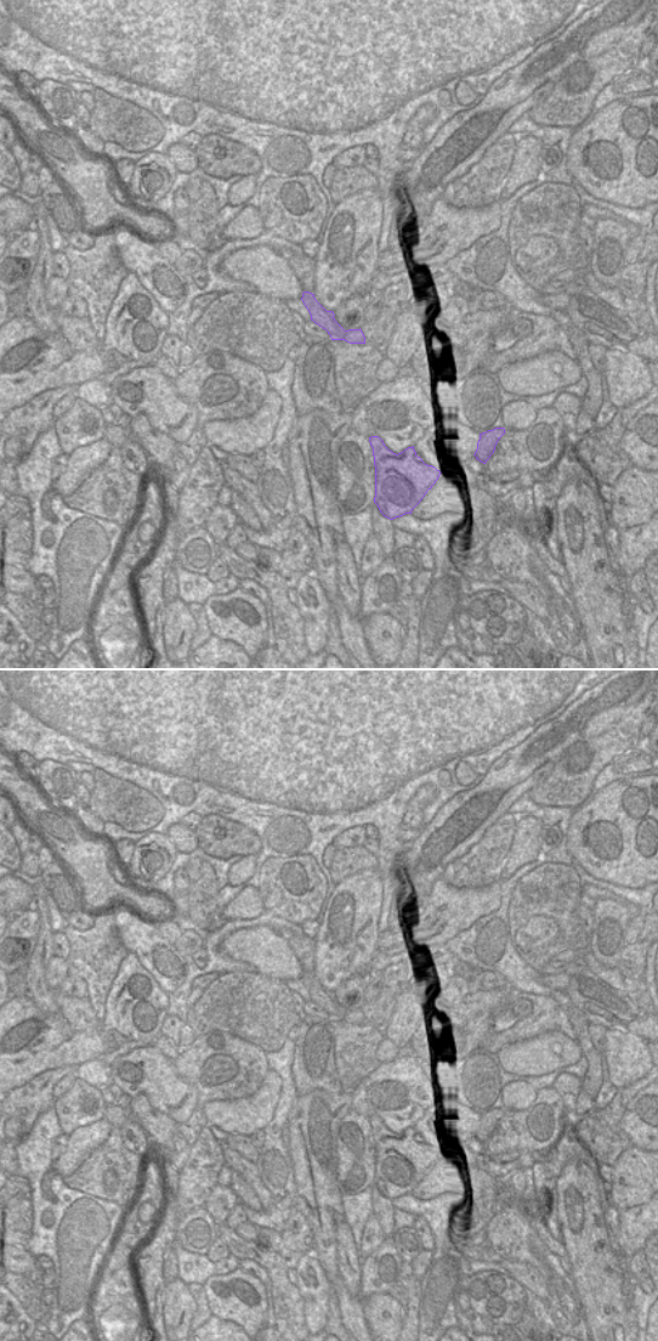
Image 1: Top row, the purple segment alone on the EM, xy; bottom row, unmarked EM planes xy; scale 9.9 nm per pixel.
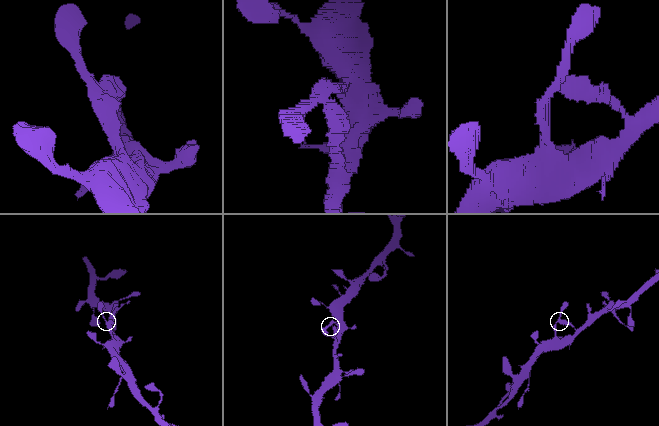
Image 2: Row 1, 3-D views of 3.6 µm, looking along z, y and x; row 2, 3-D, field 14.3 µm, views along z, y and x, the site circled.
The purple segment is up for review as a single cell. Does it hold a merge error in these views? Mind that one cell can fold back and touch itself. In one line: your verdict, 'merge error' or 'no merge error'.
no merge error

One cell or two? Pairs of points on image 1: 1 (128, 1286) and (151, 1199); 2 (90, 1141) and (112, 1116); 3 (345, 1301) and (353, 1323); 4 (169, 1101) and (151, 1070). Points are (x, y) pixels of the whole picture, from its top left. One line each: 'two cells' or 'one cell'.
1: one cell
2: two cells
3: one cell
4: one cell

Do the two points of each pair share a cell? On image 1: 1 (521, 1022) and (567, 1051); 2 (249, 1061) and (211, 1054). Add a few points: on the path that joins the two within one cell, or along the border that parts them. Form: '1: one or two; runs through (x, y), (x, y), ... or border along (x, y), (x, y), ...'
1: two; border along (568, 1036), (551, 1030), (514, 1044)
2: one; runs through (239, 1061), (221, 1061)

